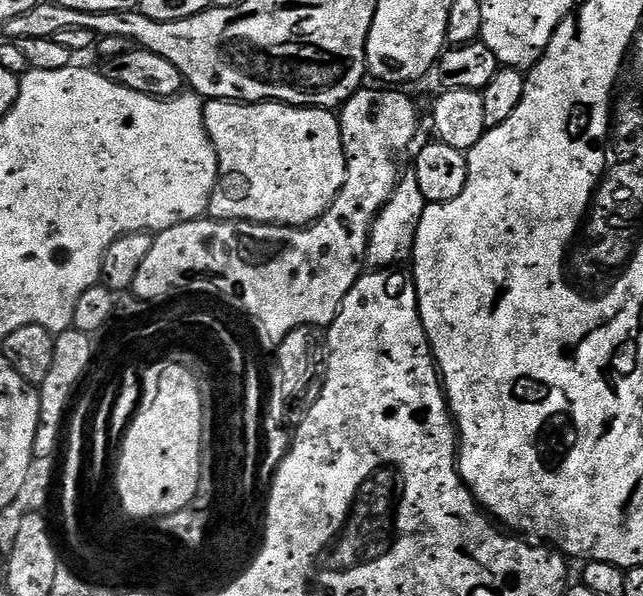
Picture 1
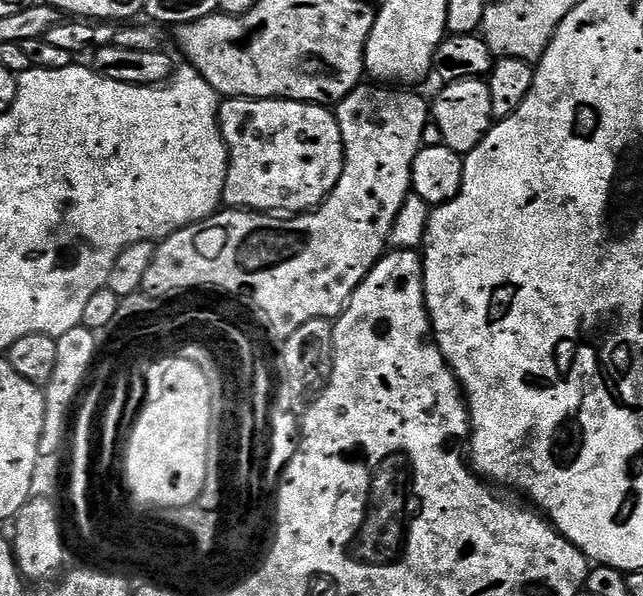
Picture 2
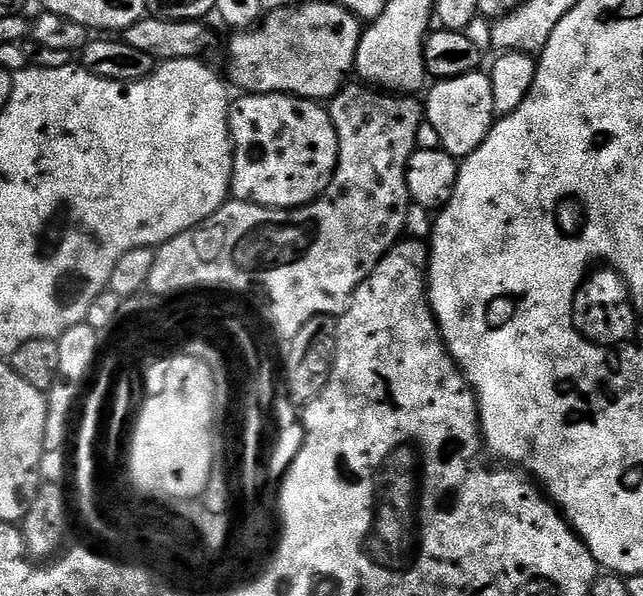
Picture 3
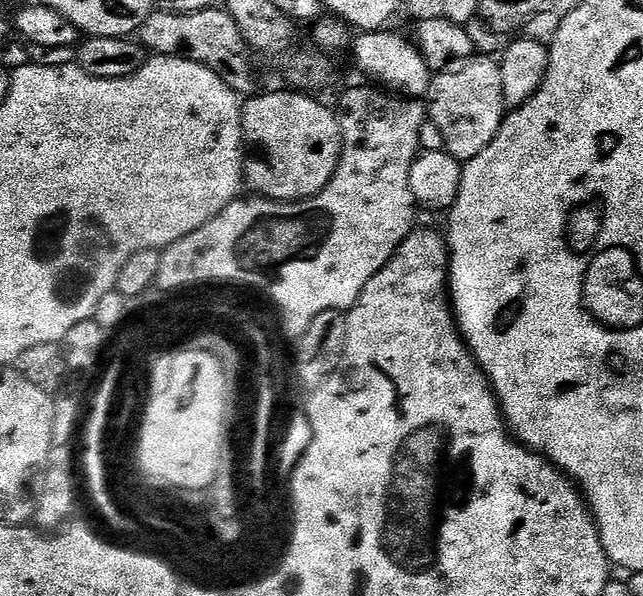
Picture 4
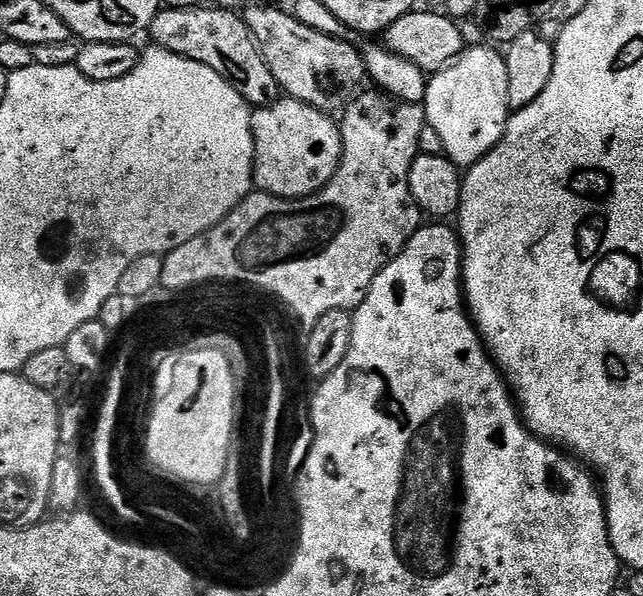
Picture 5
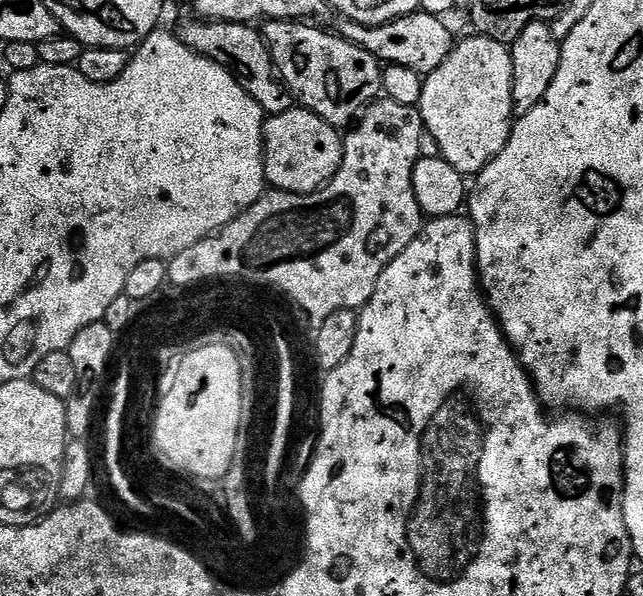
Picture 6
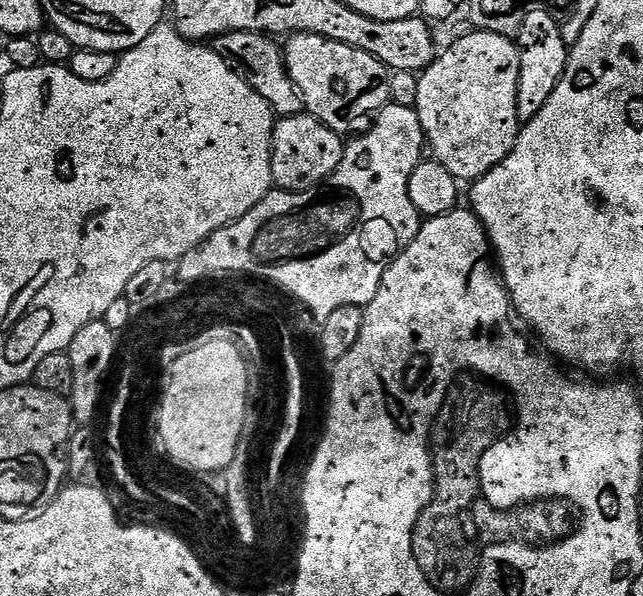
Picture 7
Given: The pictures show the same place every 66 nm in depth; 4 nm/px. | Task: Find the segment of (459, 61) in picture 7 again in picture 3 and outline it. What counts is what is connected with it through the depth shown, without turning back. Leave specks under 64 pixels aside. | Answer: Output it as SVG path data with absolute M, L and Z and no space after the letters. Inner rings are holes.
M477 70L459 76L458 78L450 78L449 80L436 80L433 88L427 89L428 100L426 99L426 124L436 131L439 147L445 152L457 158L466 158L470 154L474 154L474 150L478 150L478 146L482 146L482 142L486 142L486 138L490 134L493 124L496 123L498 117L494 110L494 90L490 90L490 78L488 72Z

